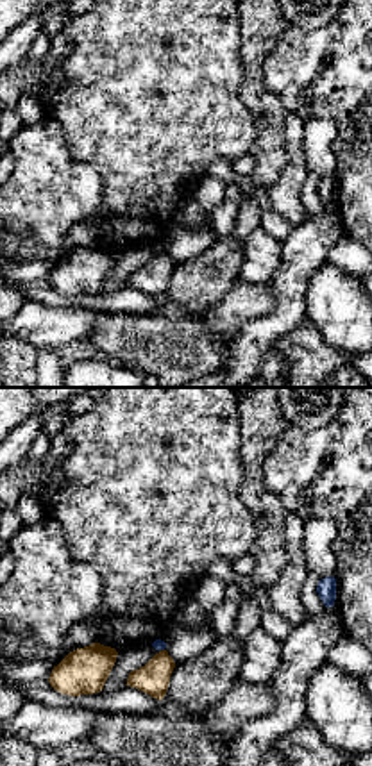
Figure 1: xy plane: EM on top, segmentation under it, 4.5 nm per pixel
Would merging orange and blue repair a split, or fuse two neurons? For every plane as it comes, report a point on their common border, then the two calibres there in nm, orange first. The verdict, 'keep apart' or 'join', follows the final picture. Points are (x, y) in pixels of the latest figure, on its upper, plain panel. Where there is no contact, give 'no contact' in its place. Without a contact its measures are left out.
no contact

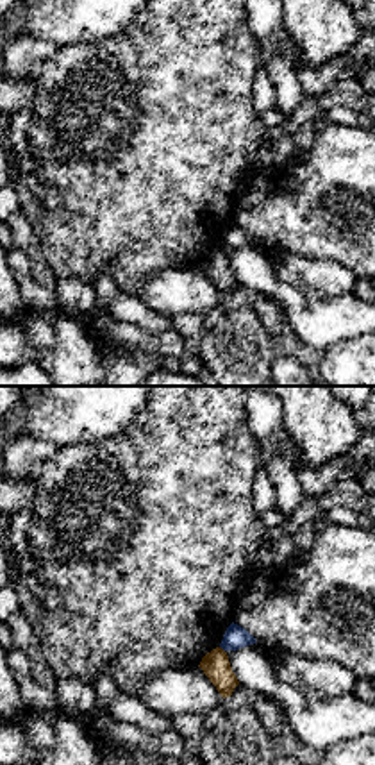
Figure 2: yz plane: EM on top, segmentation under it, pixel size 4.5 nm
meets orange at (222, 249); 120 nm thick on the orange side, 100 nm on the other

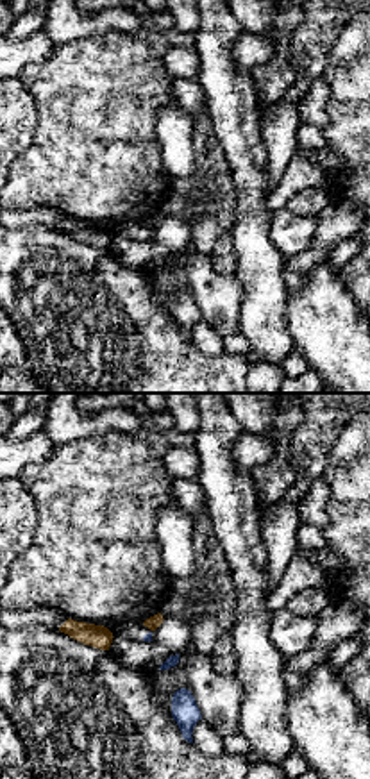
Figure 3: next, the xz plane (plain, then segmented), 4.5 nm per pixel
no contact

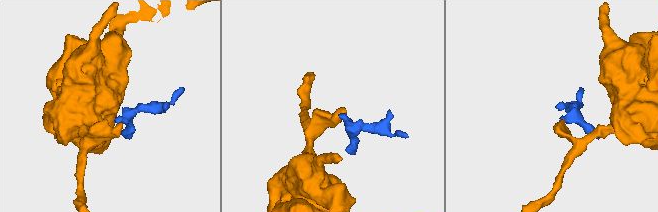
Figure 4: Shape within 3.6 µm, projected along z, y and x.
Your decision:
keep apart

